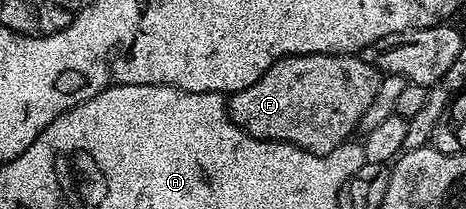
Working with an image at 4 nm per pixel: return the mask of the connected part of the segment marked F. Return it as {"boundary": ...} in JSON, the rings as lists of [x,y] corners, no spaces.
{"boundary":[[[309,53],[299,57],[281,57],[272,67],[268,67],[259,81],[252,83],[252,87],[244,87],[244,91],[229,94],[230,119],[259,141],[287,141],[290,145],[322,157],[351,140],[352,134],[358,129],[359,119],[375,98],[381,81],[378,70],[364,63],[358,55]]]}

